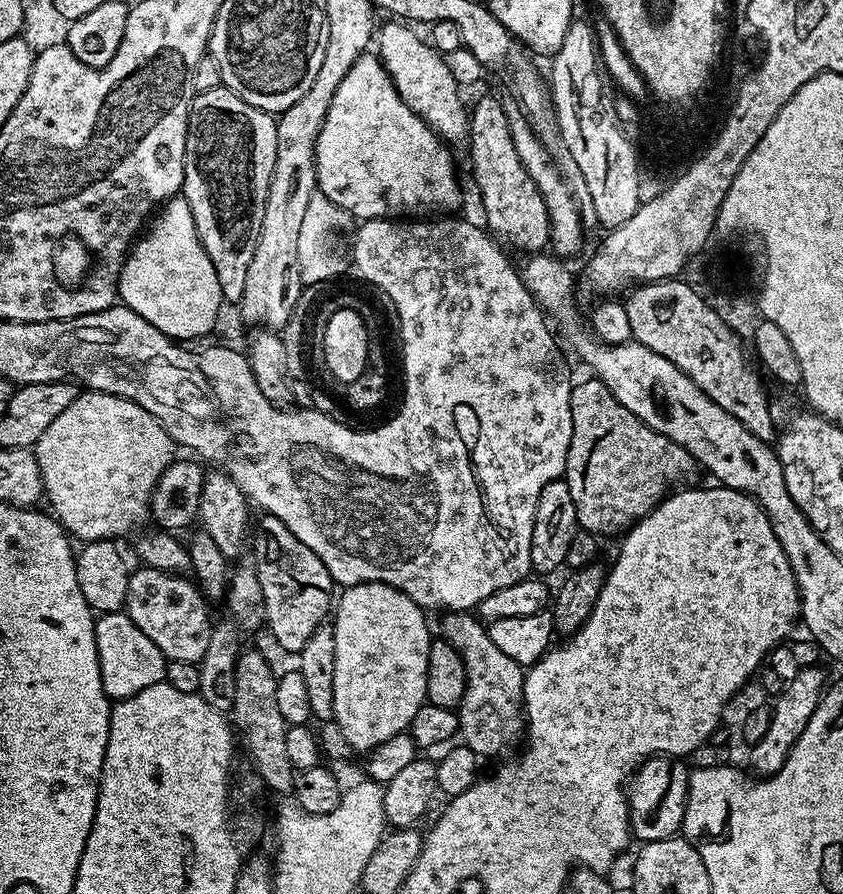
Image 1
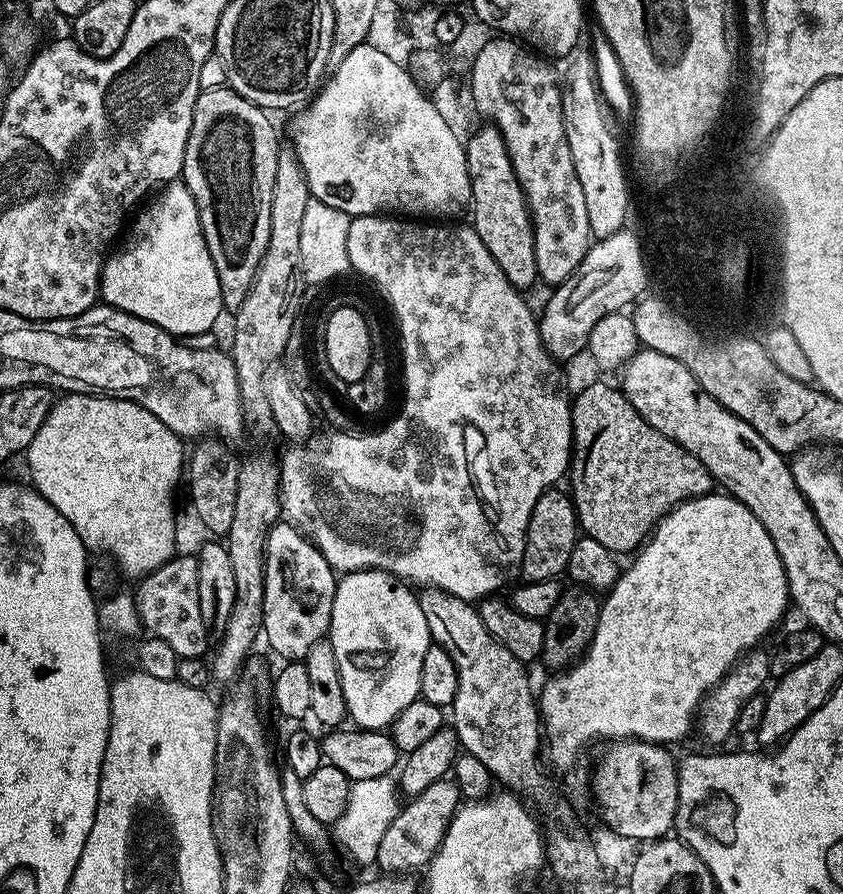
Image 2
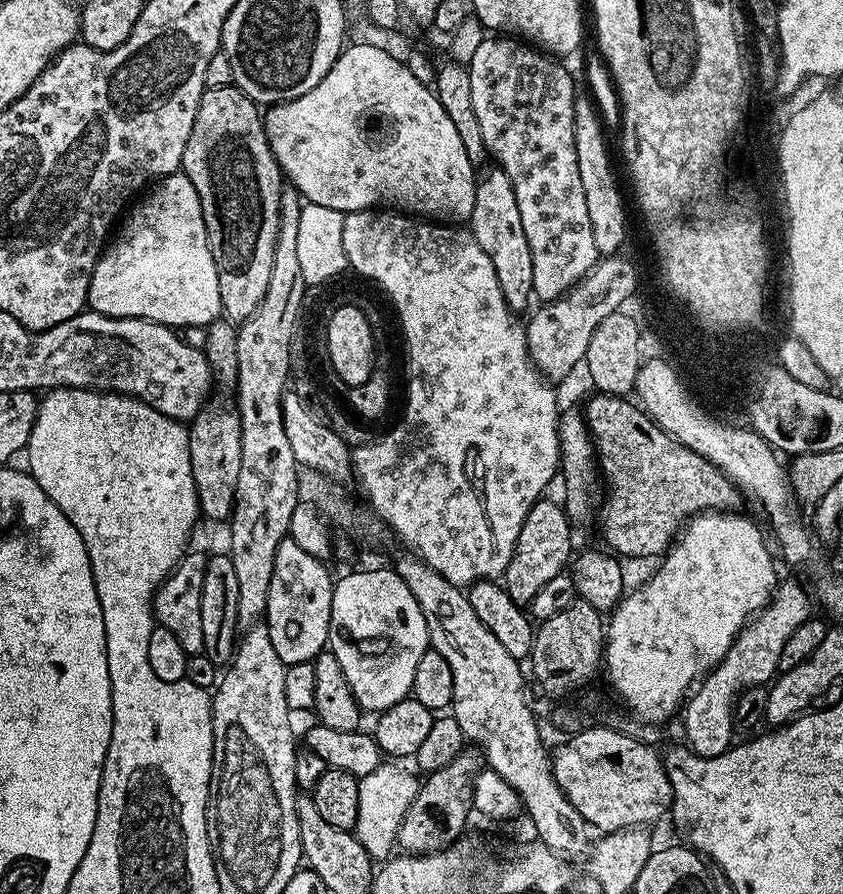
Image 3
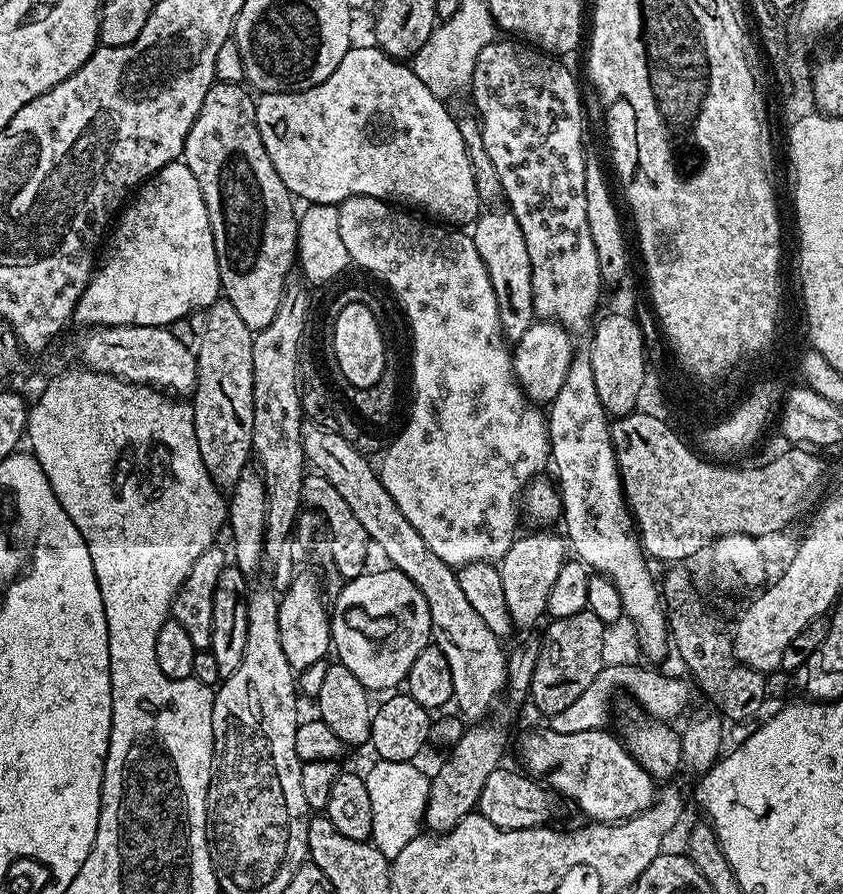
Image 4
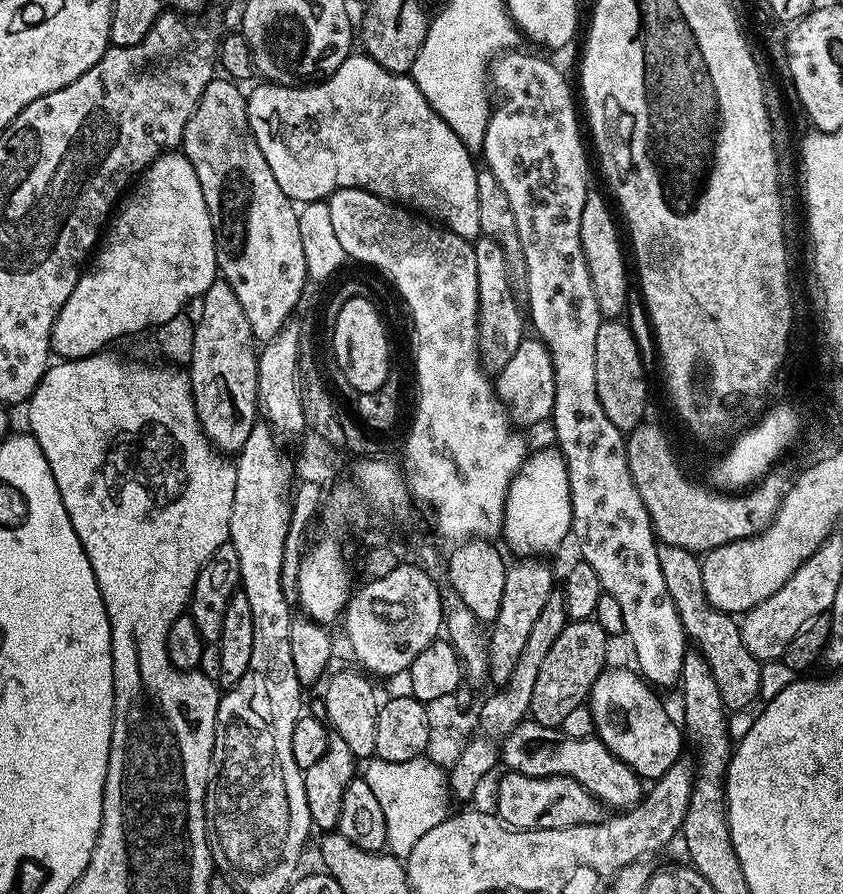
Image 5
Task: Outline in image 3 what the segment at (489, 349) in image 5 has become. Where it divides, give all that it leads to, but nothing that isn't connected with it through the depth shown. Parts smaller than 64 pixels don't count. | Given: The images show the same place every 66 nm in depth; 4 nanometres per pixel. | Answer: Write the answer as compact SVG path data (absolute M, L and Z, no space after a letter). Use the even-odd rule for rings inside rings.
M498 166L479 177L474 198L474 210L470 221L472 237L486 250L486 258L498 274L498 286L506 298L509 309L520 314L533 299L534 266L530 258L530 246L526 242L526 230L522 230L522 217L518 215L518 198L514 198L514 186L510 178Z

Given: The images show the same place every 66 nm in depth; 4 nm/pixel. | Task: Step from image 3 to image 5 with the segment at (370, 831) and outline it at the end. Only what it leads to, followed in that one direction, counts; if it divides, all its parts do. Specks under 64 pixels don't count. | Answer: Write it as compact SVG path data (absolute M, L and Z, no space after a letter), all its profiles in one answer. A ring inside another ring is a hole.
M372 758L367 764L368 769L365 772L363 769L362 778L370 786L374 798L378 798L382 814L386 814L387 851L397 858L406 858L410 850L414 850L418 838L434 830L434 826L450 815L450 788L445 769L425 758L410 762L386 762Z

